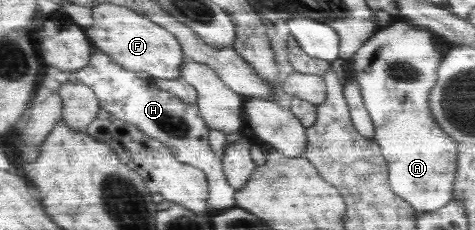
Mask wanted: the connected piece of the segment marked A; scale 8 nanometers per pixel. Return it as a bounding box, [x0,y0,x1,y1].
[348,20,458,213]

